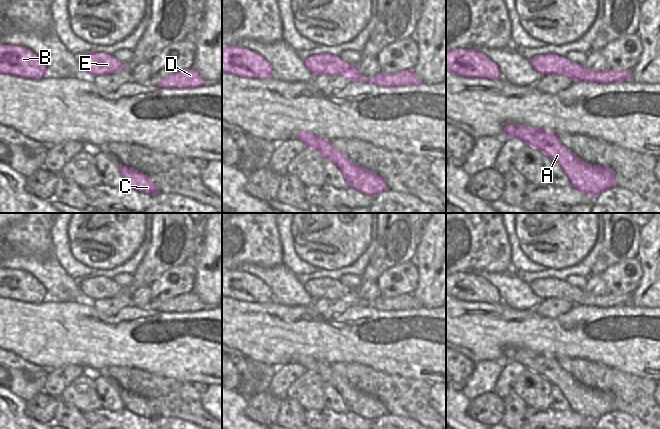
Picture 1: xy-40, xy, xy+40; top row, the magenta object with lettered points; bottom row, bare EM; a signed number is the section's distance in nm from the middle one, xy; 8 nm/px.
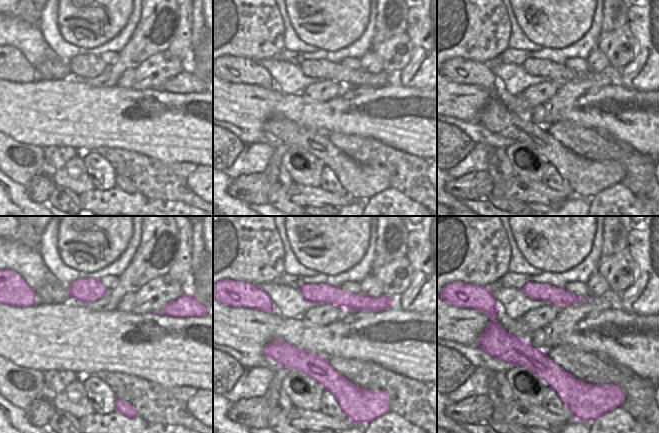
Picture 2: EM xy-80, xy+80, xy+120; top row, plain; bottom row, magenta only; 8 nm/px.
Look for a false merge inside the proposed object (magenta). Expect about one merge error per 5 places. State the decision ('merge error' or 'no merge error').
no merge error

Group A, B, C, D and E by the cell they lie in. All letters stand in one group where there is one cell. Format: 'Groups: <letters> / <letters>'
Groups: A B C D E.

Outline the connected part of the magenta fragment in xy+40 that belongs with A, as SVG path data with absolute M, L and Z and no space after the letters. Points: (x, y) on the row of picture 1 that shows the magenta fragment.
M507 125L504 137L519 139L555 161L564 171L572 187L597 197L603 191L616 187L614 172L599 165L587 163L567 149L558 135L543 129L535 129L527 125Z

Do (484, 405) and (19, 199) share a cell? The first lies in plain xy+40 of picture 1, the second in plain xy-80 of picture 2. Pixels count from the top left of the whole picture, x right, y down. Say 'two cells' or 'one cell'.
two cells

